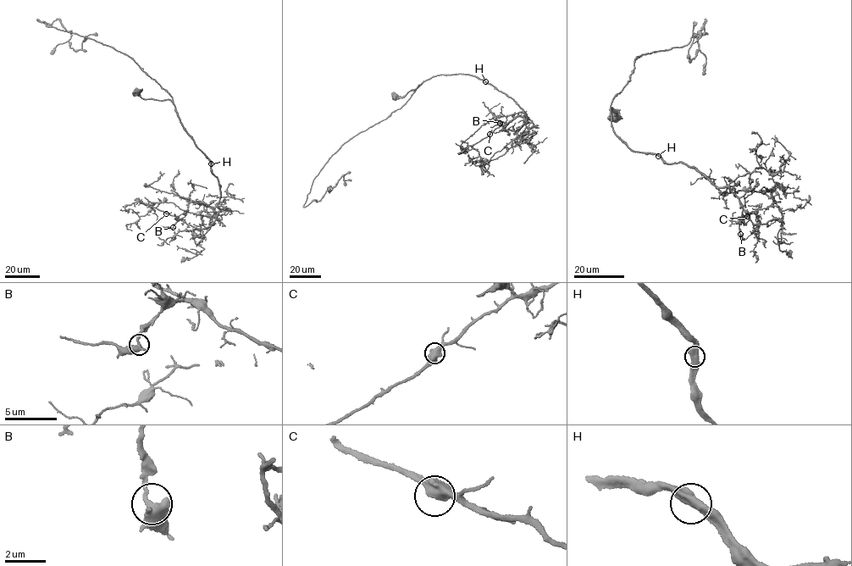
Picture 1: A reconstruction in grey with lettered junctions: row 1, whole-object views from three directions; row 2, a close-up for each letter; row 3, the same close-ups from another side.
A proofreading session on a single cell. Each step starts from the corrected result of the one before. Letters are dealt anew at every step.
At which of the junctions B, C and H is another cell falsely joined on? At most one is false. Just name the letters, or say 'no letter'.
no letter

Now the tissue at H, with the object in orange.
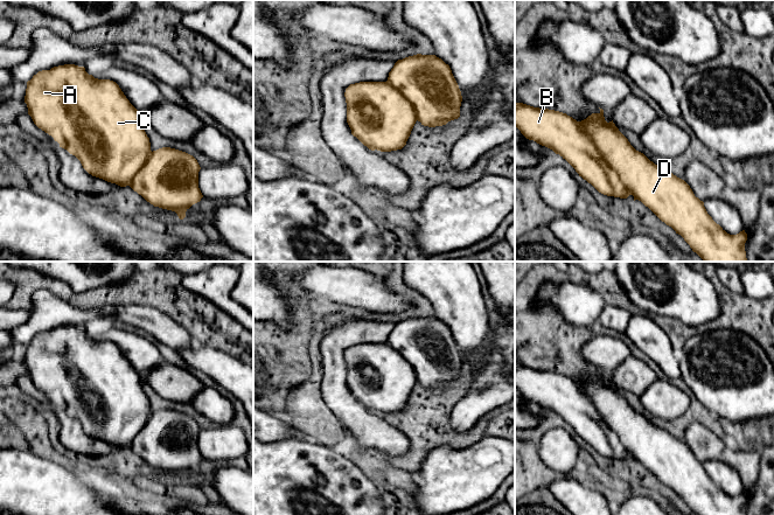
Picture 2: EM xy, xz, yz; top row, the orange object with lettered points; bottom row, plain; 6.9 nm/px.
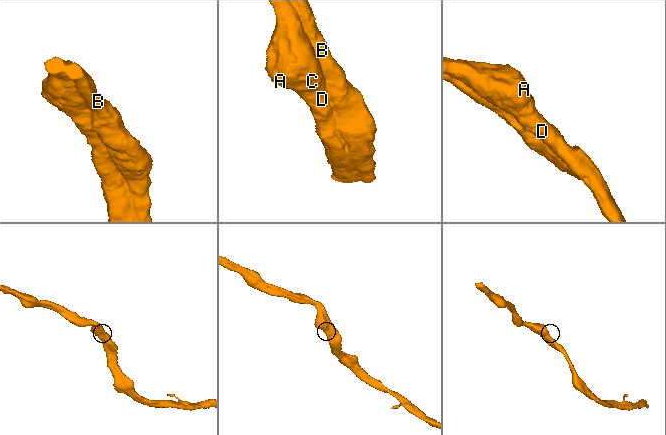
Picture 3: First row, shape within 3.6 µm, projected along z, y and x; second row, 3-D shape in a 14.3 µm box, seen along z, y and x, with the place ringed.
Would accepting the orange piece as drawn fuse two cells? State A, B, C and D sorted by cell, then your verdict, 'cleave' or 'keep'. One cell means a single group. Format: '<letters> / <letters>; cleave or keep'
A B C D; keep

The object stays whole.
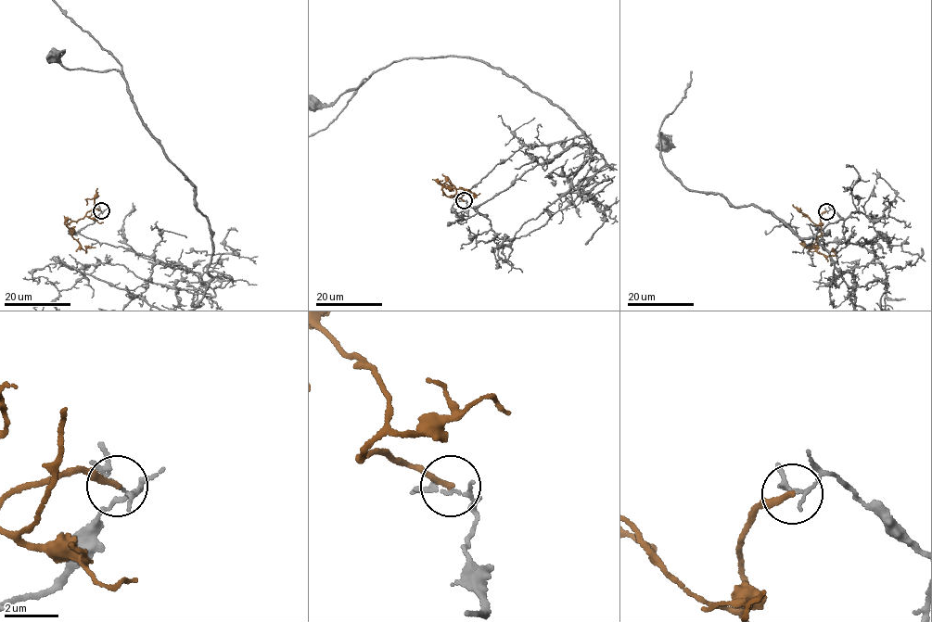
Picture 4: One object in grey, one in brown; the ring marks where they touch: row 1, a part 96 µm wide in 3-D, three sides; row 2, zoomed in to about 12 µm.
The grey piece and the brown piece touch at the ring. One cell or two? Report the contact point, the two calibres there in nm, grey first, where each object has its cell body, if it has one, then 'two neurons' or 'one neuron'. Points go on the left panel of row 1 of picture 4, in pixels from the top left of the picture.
(101, 210) | 110/200 nm | grey (53, 55) | brown none | two neurons

